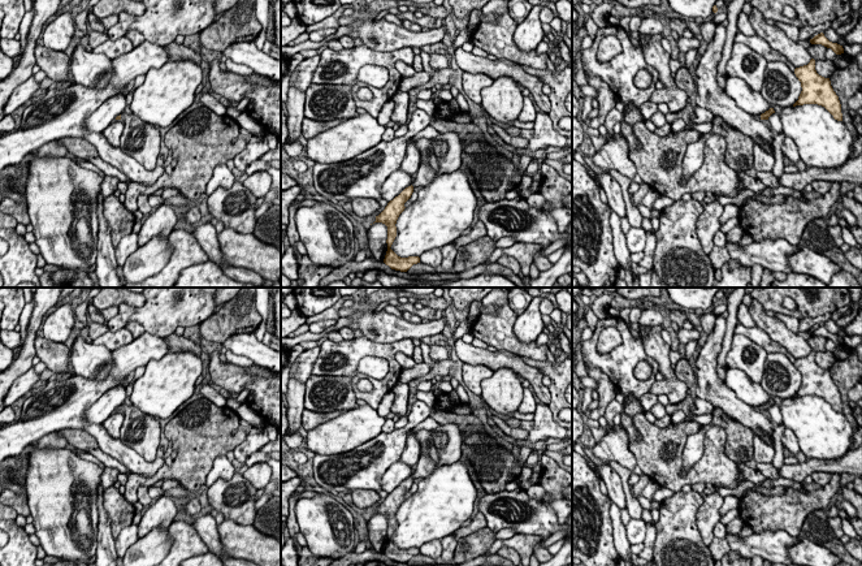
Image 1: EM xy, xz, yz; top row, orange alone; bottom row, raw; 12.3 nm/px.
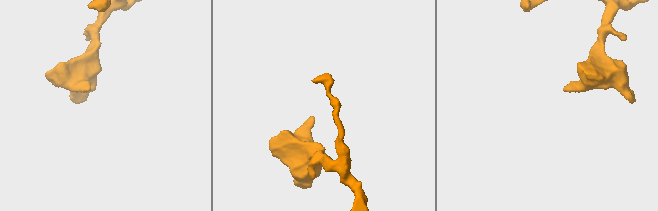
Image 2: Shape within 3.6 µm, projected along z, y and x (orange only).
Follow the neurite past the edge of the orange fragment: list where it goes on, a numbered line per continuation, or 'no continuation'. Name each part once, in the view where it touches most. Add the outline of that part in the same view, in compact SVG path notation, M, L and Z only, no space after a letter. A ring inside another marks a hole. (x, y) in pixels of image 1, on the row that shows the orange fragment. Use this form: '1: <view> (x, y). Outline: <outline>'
1: xy (141, 141). Outline: M121 113L121 120L125 124L120 148L147 170L153 170L160 161L161 135L159 128L142 121L134 113Z

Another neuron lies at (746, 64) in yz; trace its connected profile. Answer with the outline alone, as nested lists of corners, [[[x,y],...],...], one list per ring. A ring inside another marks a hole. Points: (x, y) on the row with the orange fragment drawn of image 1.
[[[733,43],[731,59],[725,65],[729,77],[744,79],[748,86],[761,92],[767,61],[744,43]]]

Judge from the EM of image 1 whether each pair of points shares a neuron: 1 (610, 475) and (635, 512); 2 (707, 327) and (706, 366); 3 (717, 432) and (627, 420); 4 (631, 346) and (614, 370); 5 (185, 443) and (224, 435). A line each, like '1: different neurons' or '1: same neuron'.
1: different neurons
2: different neurons
3: same neuron
4: same neuron
5: same neuron

